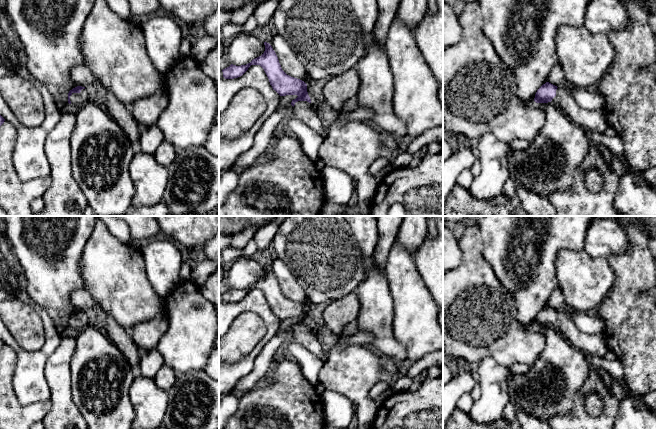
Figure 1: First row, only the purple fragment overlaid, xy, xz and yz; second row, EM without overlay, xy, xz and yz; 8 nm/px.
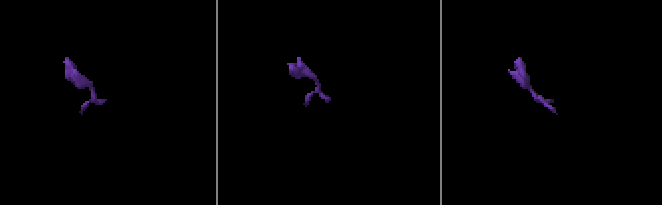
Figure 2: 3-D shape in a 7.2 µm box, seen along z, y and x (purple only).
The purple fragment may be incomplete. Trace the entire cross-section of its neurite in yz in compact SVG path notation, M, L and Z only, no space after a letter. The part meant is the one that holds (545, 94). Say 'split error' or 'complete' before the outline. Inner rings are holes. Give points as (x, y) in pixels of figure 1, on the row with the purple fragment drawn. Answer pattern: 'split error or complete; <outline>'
split error; M549 82L543 84L536 92L536 103L548 103L559 106L561 110L576 124L592 132L605 134L610 126L605 110L589 110L580 107L575 99L563 87L557 87Z

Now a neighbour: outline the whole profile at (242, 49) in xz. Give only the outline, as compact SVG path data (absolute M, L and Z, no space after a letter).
M240 33L230 40L226 53L231 64L246 65L265 51L264 42L252 34Z

